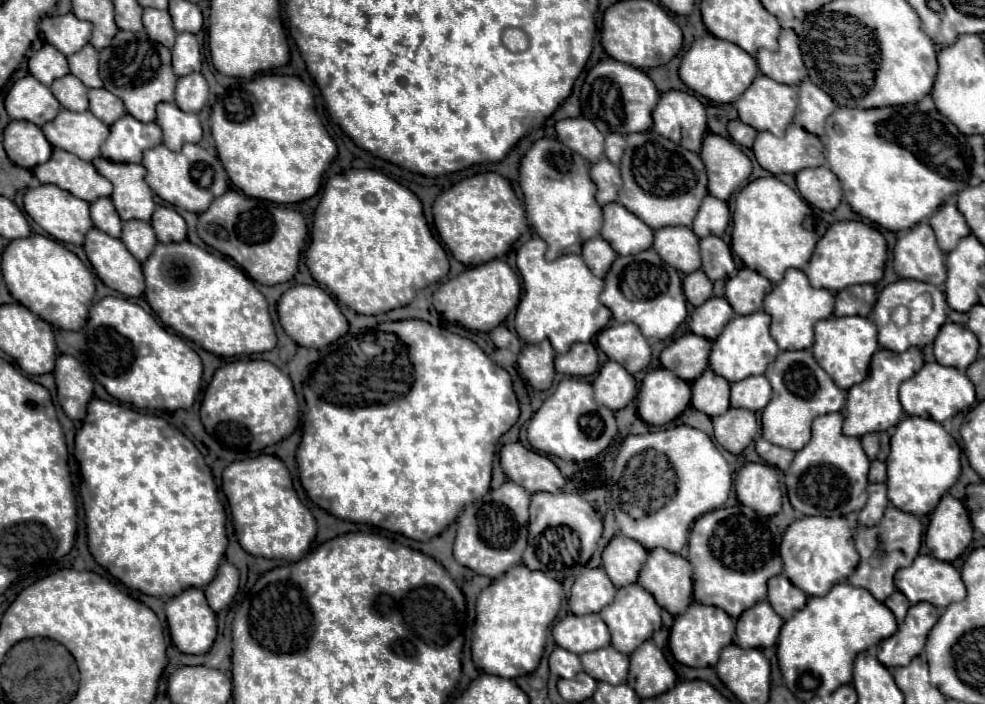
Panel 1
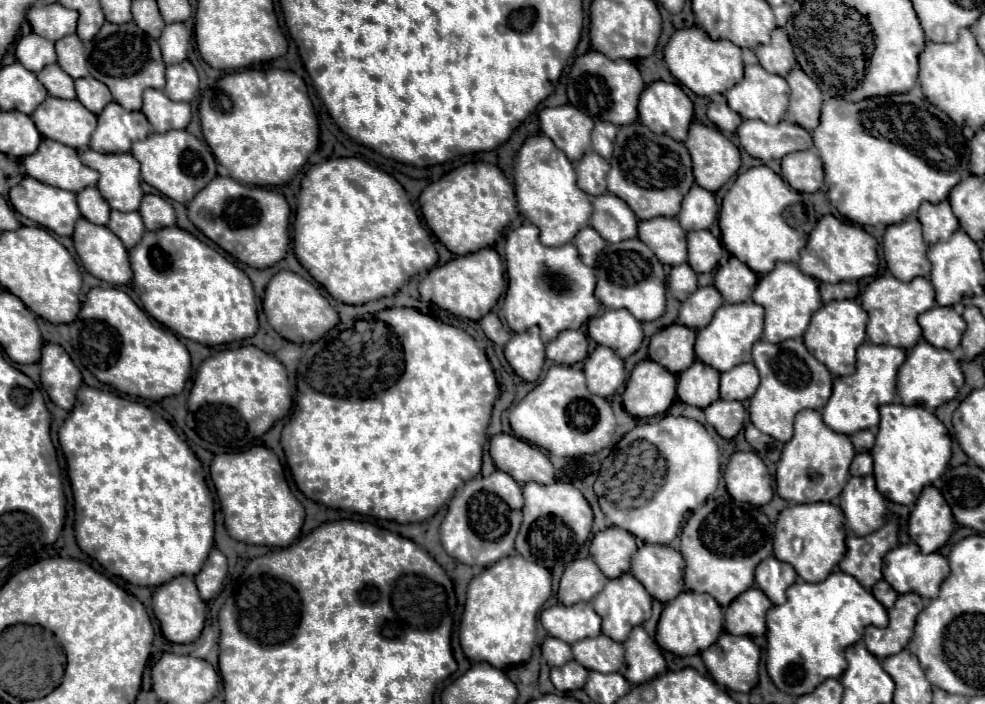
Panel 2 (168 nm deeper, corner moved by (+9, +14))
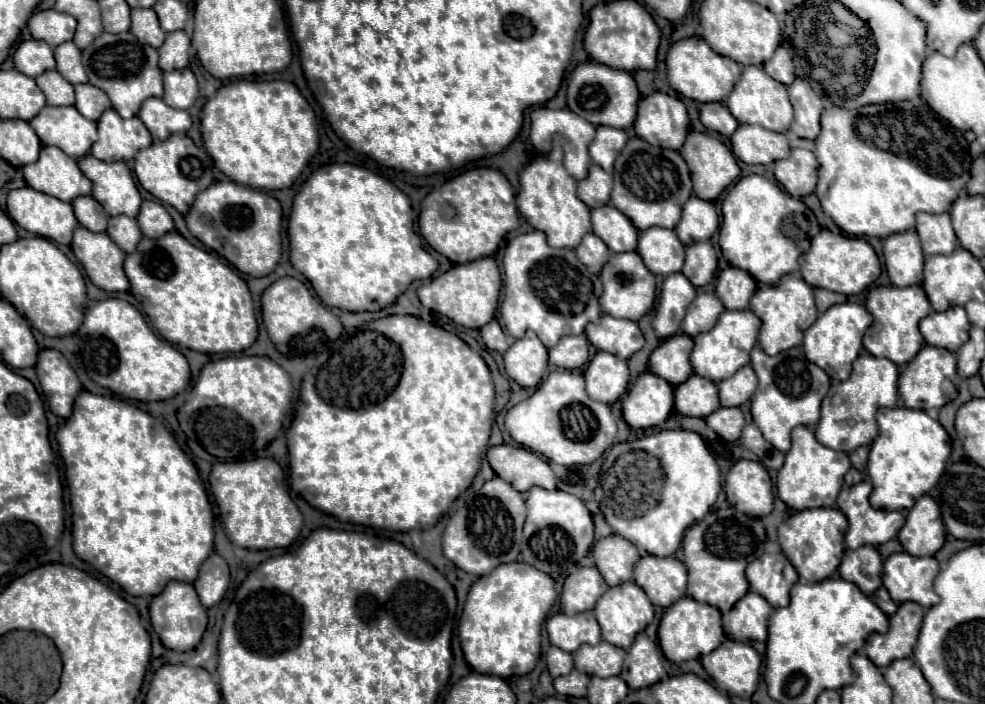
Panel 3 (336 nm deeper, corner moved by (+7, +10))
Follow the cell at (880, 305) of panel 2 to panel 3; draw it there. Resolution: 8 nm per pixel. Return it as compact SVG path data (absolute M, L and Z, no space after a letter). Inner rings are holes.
M920 286L872 288L868 294L868 300L866 300L866 310L874 316L874 322L866 330L864 348L872 356L894 360L894 364L898 364L898 366L908 364L916 356L916 352L924 346L924 338L918 330L918 322L928 316L930 302L926 300L926 294L922 292L922 288Z

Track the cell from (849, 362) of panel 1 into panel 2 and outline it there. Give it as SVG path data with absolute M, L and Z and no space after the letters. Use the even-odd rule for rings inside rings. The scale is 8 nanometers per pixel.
M854 300L828 302L812 314L804 344L834 376L848 376L856 368L856 348L866 340L866 322L868 314Z

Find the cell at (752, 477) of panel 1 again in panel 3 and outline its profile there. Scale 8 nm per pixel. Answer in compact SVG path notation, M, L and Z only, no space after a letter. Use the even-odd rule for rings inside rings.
M738 460L726 476L728 502L746 516L766 516L772 512L772 482L762 464Z

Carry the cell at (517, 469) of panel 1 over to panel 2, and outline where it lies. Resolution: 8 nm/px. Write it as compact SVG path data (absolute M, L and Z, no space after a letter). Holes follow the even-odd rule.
M496 434L490 440L490 456L498 470L508 472L516 482L538 482L552 484L554 482L554 466L548 456L510 434Z

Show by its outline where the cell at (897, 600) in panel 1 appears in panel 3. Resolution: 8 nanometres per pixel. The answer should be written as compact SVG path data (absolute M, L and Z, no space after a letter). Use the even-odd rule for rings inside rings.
M880 586L880 588L874 592L872 600L874 600L874 604L876 604L884 614L888 614L888 616L892 616L892 614L896 612L896 608L898 608L898 606L892 602L892 598L890 598L890 594L886 592L884 586Z

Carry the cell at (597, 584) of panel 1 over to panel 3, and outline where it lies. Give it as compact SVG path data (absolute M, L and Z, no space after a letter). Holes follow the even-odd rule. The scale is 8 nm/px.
M578 568L564 580L562 590L562 610L566 614L578 614L592 610L596 600L606 592L606 582L600 572L592 568Z

